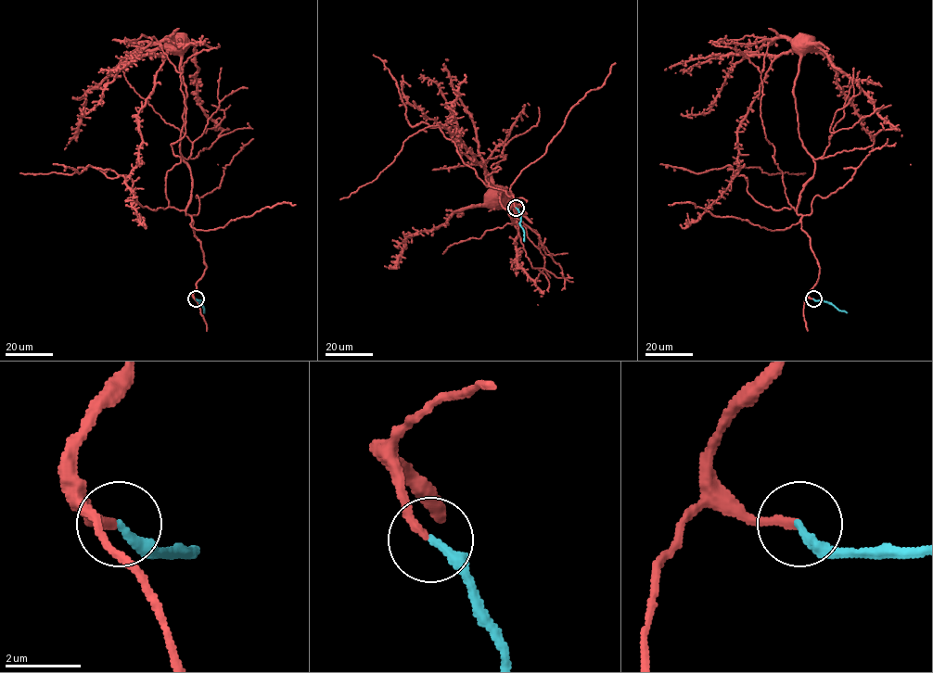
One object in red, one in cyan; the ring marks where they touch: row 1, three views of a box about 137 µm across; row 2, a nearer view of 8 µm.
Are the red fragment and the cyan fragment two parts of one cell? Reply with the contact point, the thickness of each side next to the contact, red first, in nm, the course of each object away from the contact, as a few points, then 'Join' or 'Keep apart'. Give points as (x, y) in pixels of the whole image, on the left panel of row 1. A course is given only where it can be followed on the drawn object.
Place: (196, 298). Thickness 240 nm (red) against 240 nm. Course of red: (196, 298), (206, 264), (185, 213), (192, 185), (180, 152), (186, 95), (176, 42). Course of cyan: (196, 298), (200, 300), (204, 312). Join

